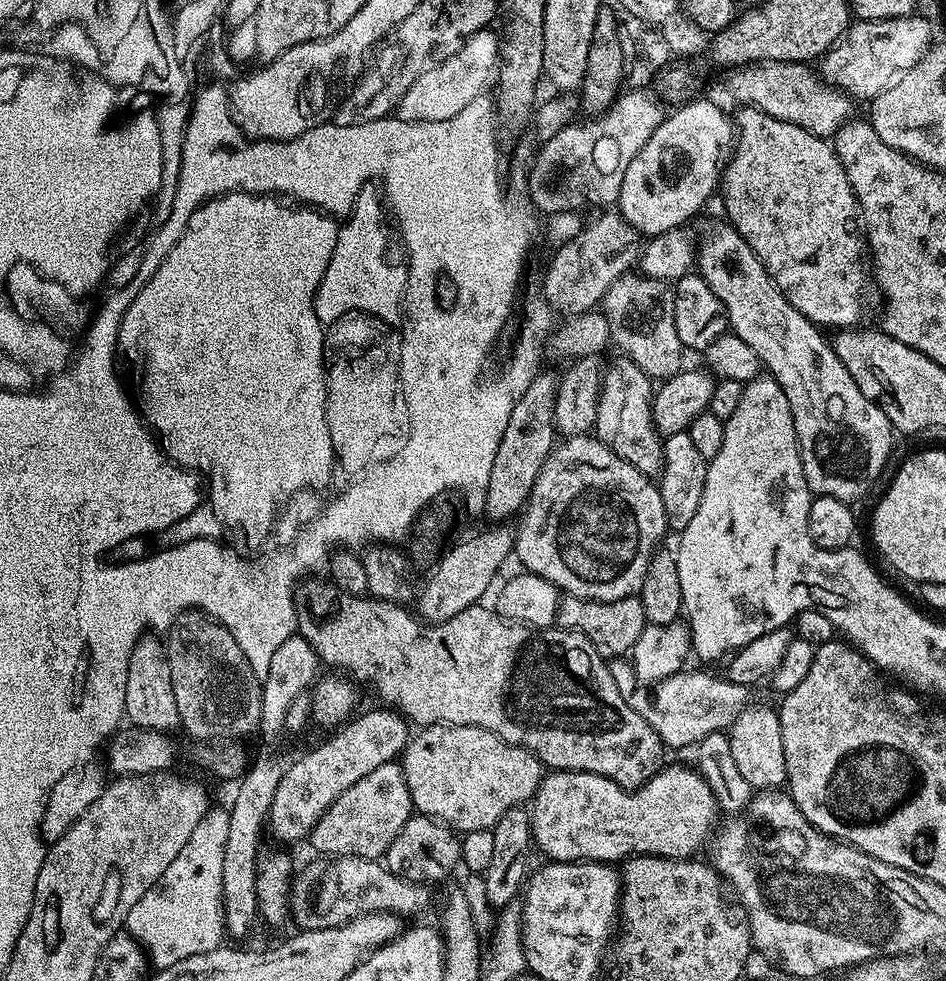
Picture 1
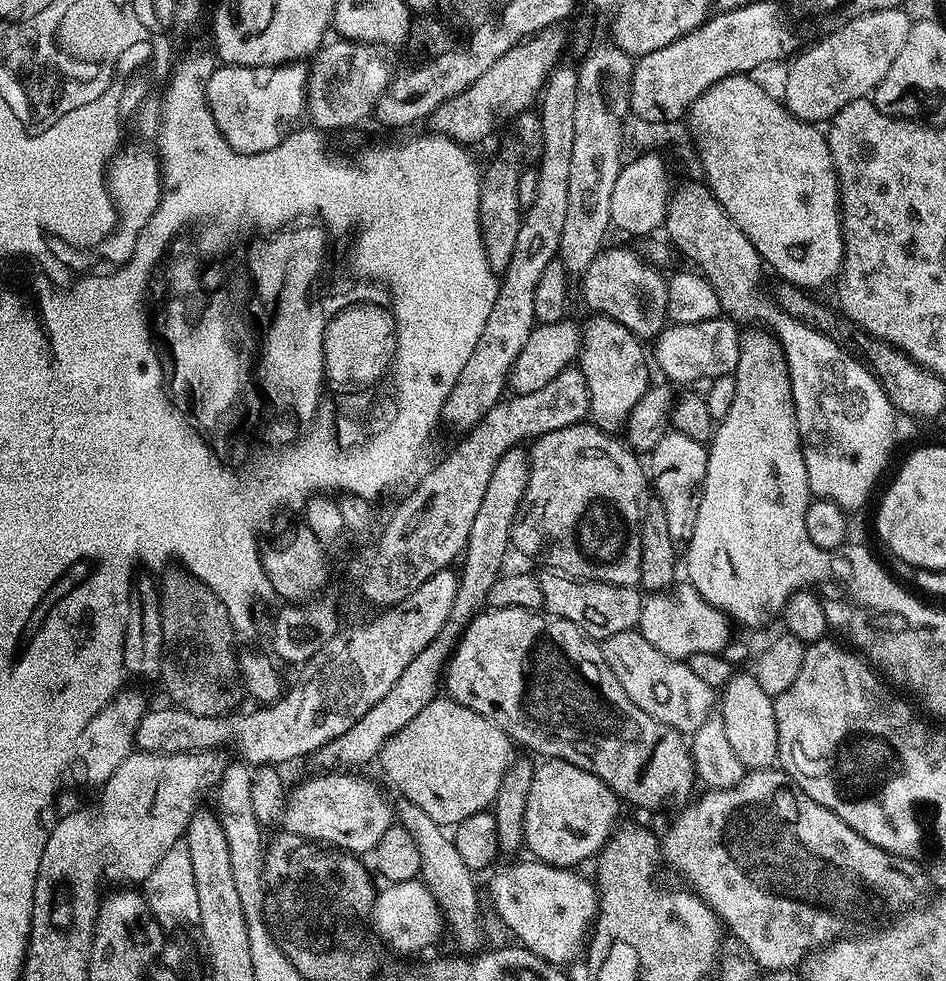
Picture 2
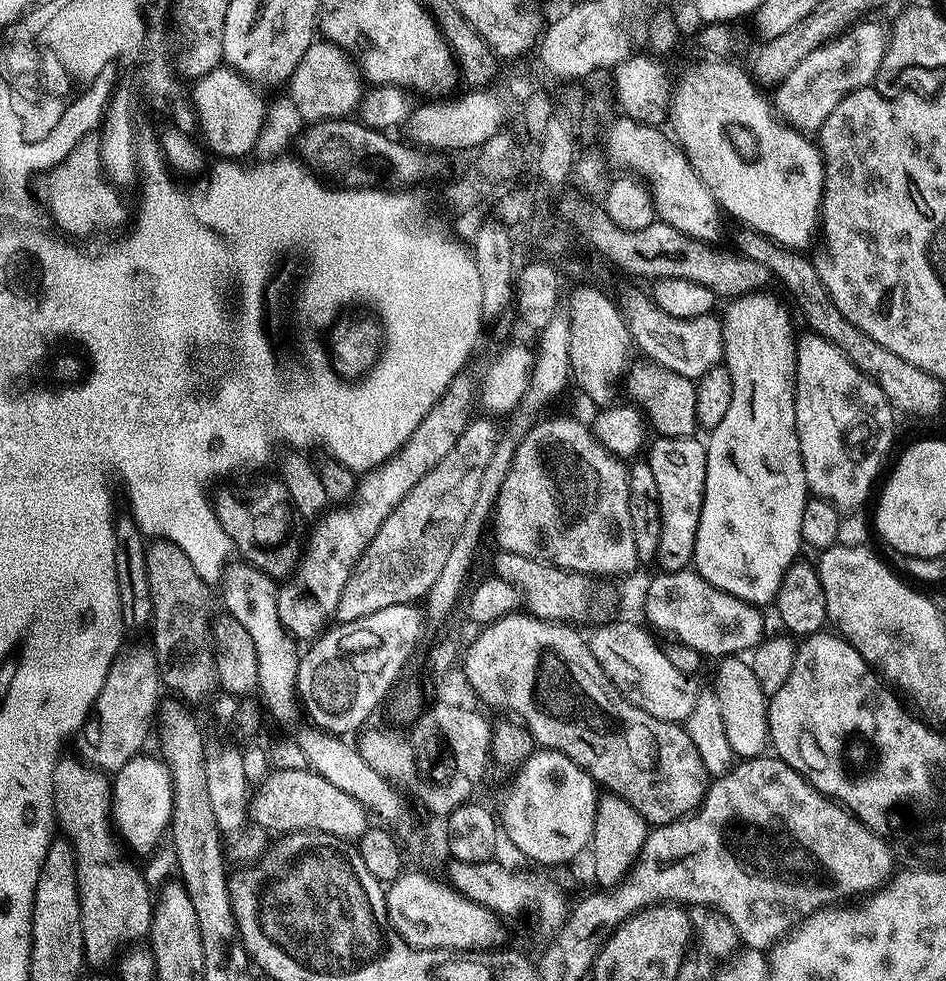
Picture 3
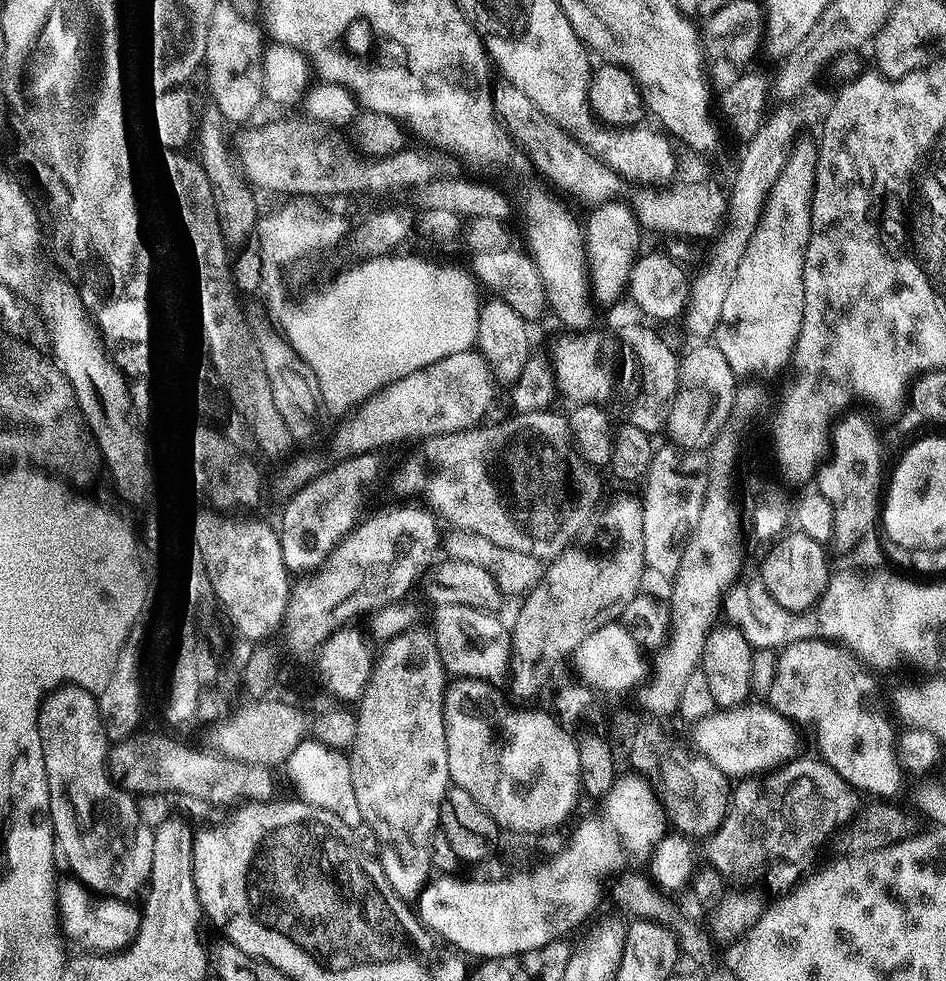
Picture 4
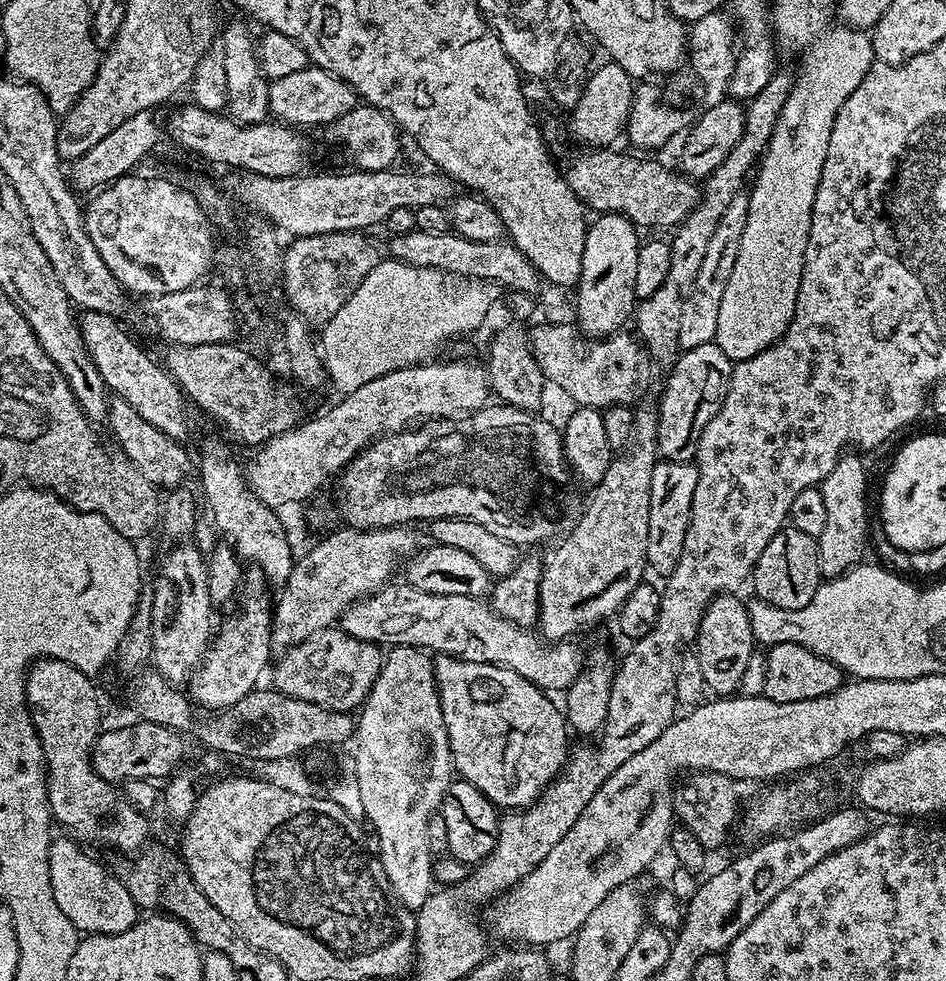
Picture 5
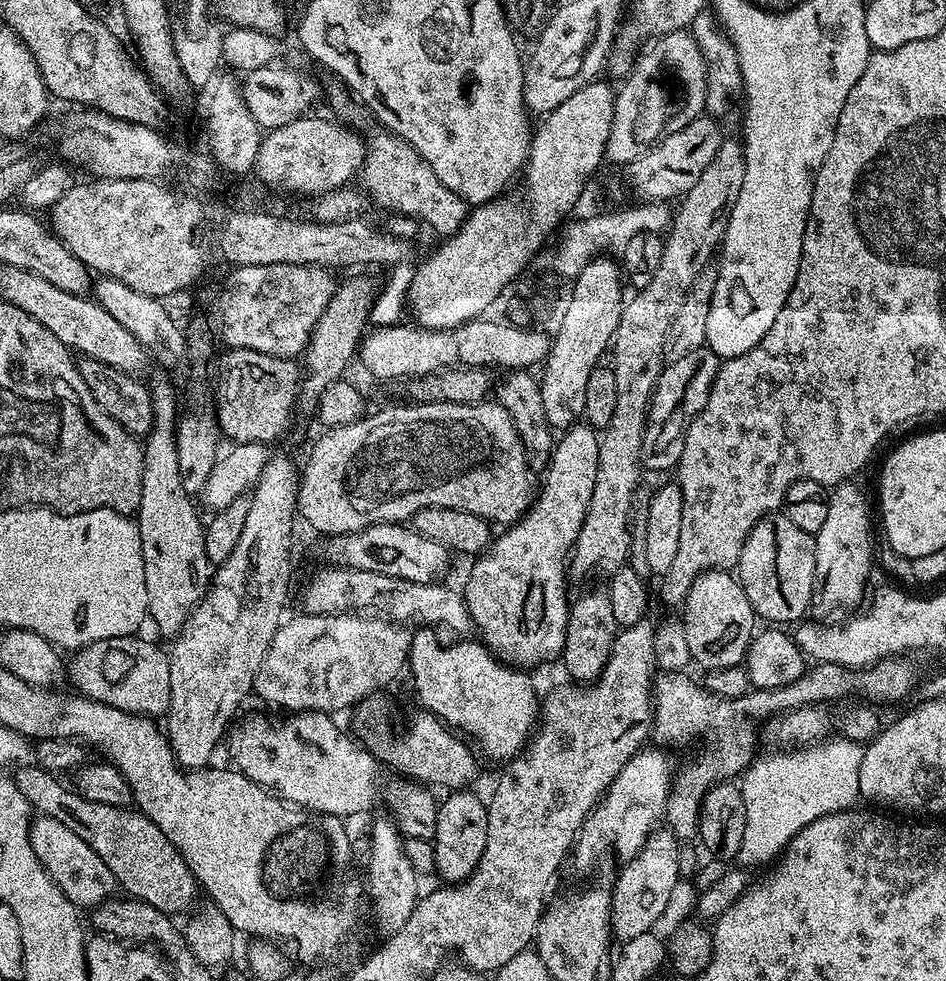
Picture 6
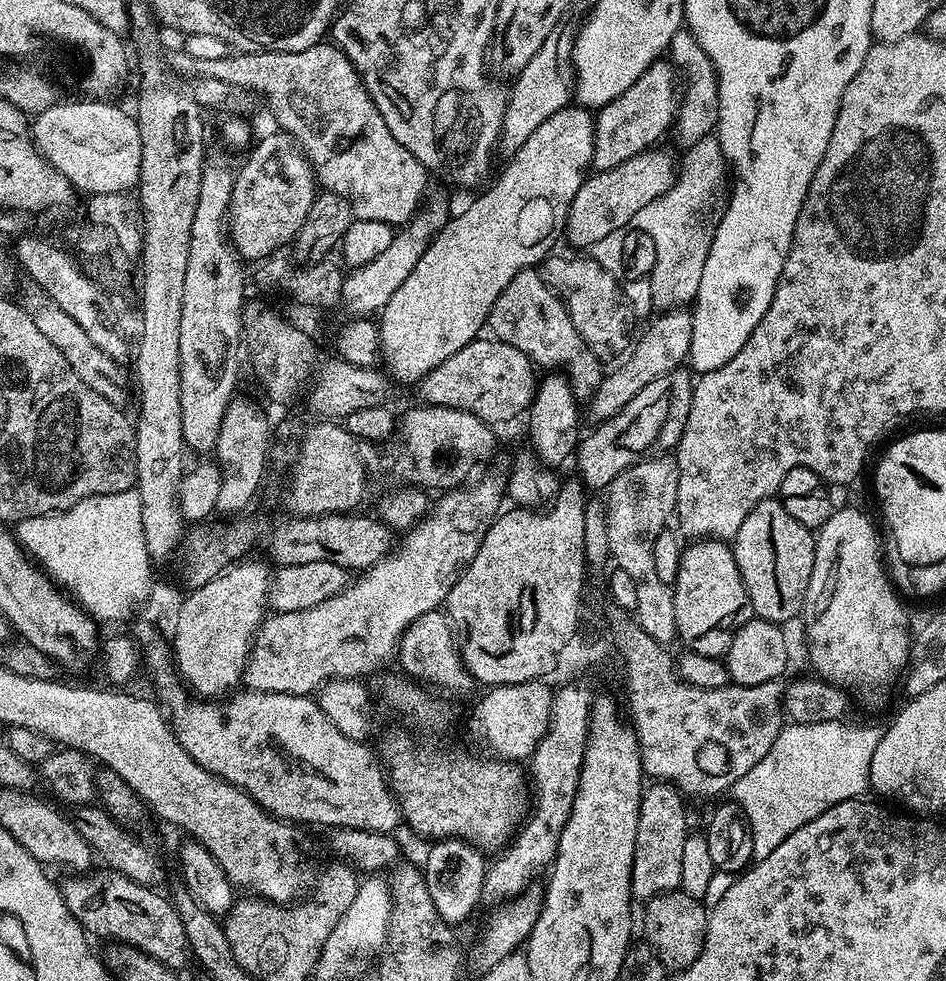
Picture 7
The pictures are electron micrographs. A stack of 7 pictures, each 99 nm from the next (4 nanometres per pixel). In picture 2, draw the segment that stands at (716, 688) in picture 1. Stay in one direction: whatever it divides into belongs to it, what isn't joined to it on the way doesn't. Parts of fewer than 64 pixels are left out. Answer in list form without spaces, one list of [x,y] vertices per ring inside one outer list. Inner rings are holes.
[[[639,630],[614,634],[609,640],[603,641],[602,647],[604,660],[610,670],[614,670],[614,678],[618,678],[630,702],[634,702],[634,706],[638,706],[658,722],[682,734],[691,734],[713,715],[718,704],[718,696],[714,689],[702,682],[687,663],[671,660],[670,657],[654,650],[654,646],[646,642]]]

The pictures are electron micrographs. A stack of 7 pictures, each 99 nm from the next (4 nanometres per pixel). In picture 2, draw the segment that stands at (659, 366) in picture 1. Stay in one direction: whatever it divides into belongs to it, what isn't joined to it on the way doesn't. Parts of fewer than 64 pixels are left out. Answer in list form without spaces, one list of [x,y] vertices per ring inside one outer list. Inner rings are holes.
[[[605,247],[587,261],[588,269],[584,272],[584,300],[592,307],[593,313],[608,316],[614,322],[618,322],[639,336],[641,341],[648,342],[660,336],[668,319],[668,281],[662,275],[659,276],[657,269],[649,264],[647,259],[635,256],[626,248]]]

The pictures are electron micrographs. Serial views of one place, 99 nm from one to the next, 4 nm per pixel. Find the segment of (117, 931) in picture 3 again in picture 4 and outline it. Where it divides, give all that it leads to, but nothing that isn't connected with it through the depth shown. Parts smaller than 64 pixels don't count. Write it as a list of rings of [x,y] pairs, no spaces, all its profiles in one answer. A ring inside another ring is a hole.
[[[61,686],[44,697],[43,704],[40,705],[40,713],[38,714],[38,738],[42,742],[42,758],[46,766],[46,782],[48,783],[48,793],[50,794],[50,818],[52,819],[52,829],[56,835],[56,845],[59,855],[64,856],[64,860],[68,863],[68,868],[73,877],[79,880],[81,884],[92,894],[99,894],[104,898],[113,900],[133,899],[132,895],[136,891],[143,889],[148,882],[150,874],[150,866],[154,862],[154,838],[152,837],[153,829],[146,826],[143,816],[140,814],[137,801],[134,799],[133,793],[125,792],[115,780],[112,779],[112,773],[108,770],[108,754],[110,751],[110,741],[104,733],[104,727],[100,721],[100,711],[96,705],[96,696],[89,689],[78,688],[75,686]]]

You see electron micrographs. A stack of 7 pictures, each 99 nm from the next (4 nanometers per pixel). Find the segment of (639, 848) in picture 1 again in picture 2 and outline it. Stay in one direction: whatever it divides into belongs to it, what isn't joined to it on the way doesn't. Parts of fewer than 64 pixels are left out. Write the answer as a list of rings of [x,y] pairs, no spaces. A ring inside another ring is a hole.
[[[549,760],[535,765],[530,782],[530,792],[526,798],[526,814],[524,815],[524,843],[527,851],[543,864],[552,864],[556,868],[571,869],[580,866],[583,860],[595,857],[604,849],[604,843],[612,837],[618,821],[621,819],[621,801],[594,774],[574,766],[568,760]]]

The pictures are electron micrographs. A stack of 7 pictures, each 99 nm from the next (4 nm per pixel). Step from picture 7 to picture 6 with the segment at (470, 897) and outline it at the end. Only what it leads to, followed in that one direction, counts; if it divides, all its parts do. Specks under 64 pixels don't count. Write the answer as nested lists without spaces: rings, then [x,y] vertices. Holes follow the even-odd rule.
[[[452,790],[449,791],[445,796],[448,797],[446,797],[445,800],[443,798],[439,801],[439,812],[437,814],[437,830],[434,835],[434,843],[436,850],[434,872],[437,877],[440,875],[441,878],[444,879],[441,881],[447,882],[449,885],[454,885],[460,883],[461,880],[468,879],[468,875],[476,871],[478,862],[482,858],[482,850],[486,850],[486,842],[488,841],[488,806],[483,799],[480,801],[479,798],[476,797],[474,793],[472,793],[472,790]]]

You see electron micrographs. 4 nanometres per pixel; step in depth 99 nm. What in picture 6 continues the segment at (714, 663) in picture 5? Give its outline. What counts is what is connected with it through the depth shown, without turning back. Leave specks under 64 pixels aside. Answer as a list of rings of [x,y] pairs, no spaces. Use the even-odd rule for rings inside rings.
[[[712,568],[709,572],[698,574],[698,578],[694,578],[686,594],[682,611],[684,611],[682,622],[686,626],[686,642],[690,645],[690,654],[697,665],[700,663],[704,670],[719,670],[726,666],[745,663],[758,617],[750,606],[750,598],[746,598],[746,590],[742,590],[739,579],[731,571]]]

